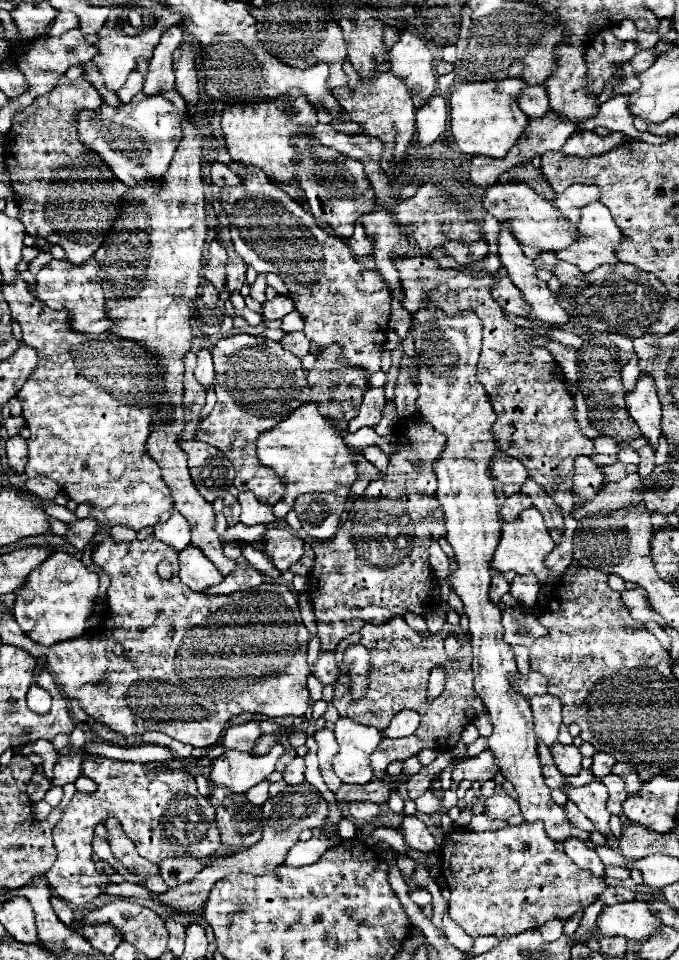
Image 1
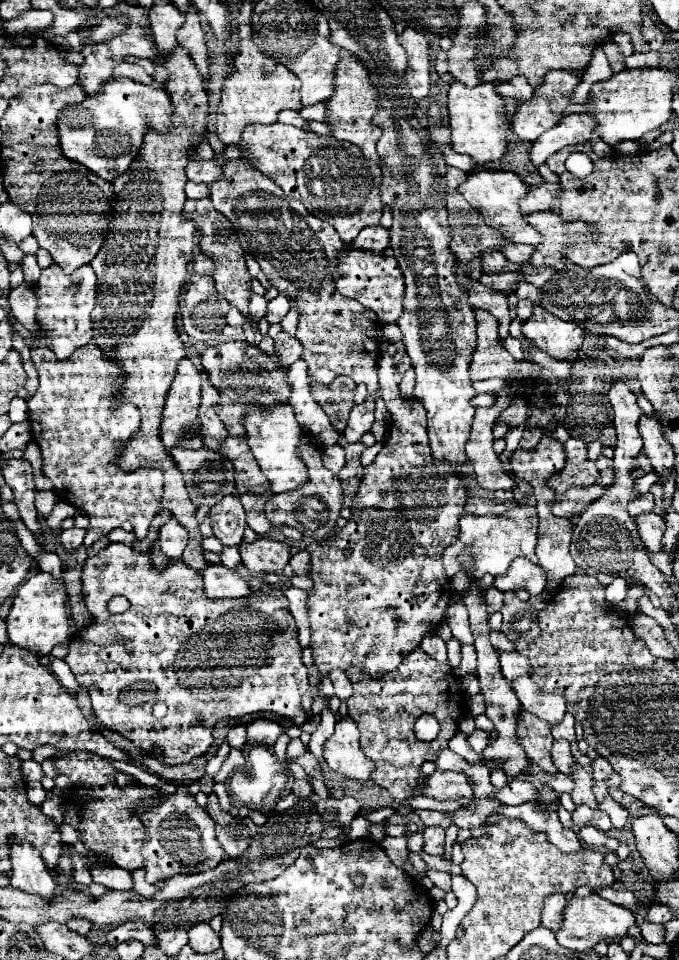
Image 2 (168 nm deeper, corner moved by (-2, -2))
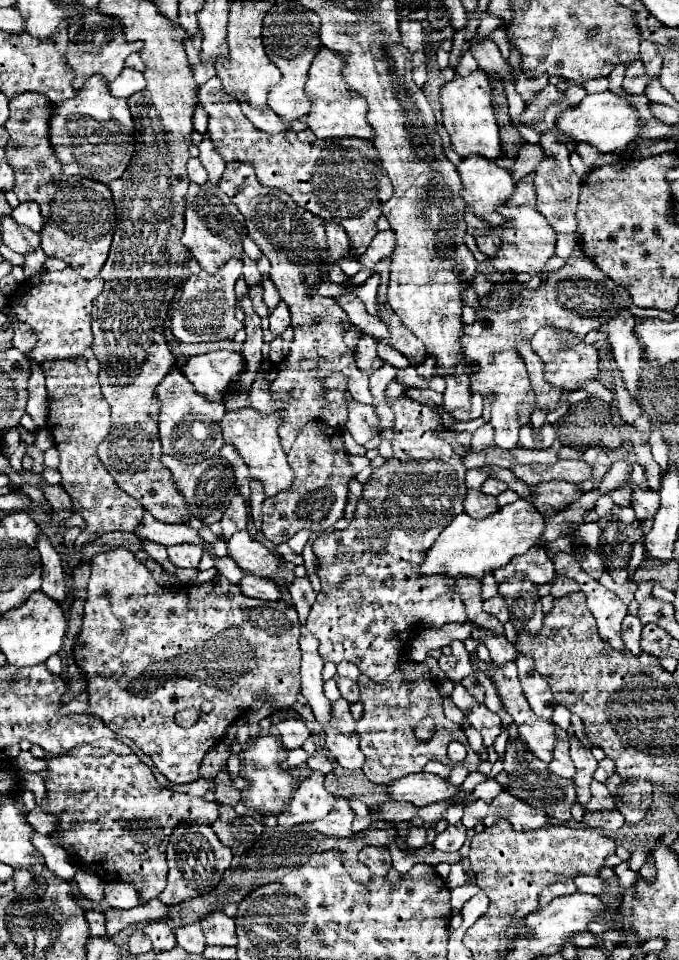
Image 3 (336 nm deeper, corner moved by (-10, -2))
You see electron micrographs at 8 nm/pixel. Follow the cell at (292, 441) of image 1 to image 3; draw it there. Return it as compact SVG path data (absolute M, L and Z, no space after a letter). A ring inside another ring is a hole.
M251 406L227 412L223 422L221 422L223 440L237 448L237 452L243 456L245 464L251 468L251 478L263 482L267 496L275 496L283 490L289 490L291 484L293 484L293 478L295 478L293 468L287 462L287 454L281 446L281 438L277 434L281 424L283 424L283 414L281 412L261 414L259 410L255 410Z

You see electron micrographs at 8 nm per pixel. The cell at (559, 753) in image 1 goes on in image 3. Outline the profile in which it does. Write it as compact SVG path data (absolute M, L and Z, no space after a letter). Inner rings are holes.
M557 740L553 760L549 764L549 770L561 778L573 778L575 776L575 766L569 758L569 742L567 740Z

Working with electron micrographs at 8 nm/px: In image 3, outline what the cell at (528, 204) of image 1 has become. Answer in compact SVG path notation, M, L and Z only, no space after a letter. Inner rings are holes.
M479 156L465 158L457 166L457 170L463 182L461 196L467 206L471 206L471 210L477 216L485 218L491 226L503 226L505 222L509 222L495 210L493 202L505 204L513 196L515 180L511 172Z

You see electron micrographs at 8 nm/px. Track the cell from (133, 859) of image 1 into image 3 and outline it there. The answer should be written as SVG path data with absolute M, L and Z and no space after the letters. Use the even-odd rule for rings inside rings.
M103 738L93 744L81 744L69 750L63 756L47 760L49 780L45 782L49 796L49 812L59 816L59 828L53 834L59 834L63 848L89 872L95 872L103 880L127 880L137 884L141 890L141 902L157 898L167 884L167 862L165 848L173 824L179 822L207 822L213 824L219 816L219 804L203 798L193 798L179 794L161 786L151 768L141 762L141 758L123 742Z

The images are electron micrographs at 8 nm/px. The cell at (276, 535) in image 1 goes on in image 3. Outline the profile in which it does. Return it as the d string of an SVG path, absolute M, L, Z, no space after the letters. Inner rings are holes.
M241 530L239 534L233 534L227 540L227 554L239 564L239 568L255 574L255 576L273 576L277 568L281 566L281 558L267 550L259 540L251 540L247 530Z

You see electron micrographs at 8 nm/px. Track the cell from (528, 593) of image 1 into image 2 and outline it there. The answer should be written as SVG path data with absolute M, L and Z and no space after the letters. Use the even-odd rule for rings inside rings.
M517 558L511 562L507 574L503 574L501 578L509 588L515 590L527 590L531 596L541 594L541 590L545 588L545 578L543 578L543 570L539 570L539 564L527 562L523 558Z

